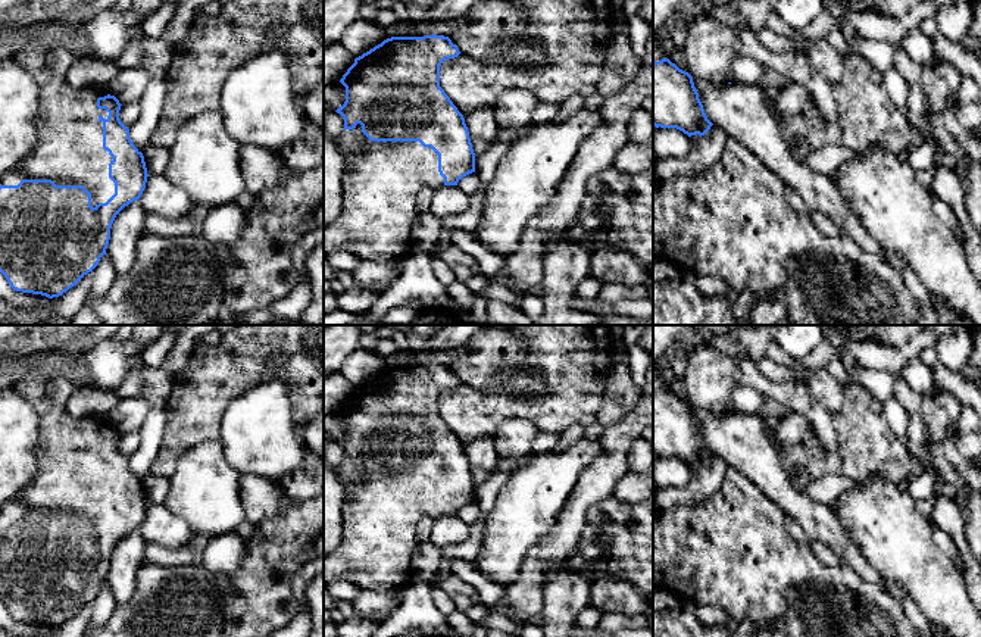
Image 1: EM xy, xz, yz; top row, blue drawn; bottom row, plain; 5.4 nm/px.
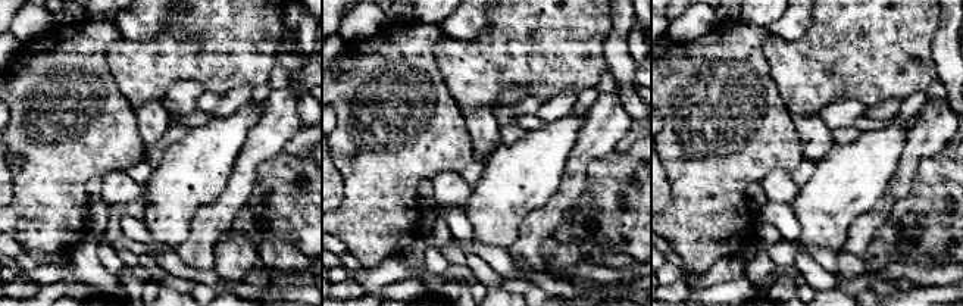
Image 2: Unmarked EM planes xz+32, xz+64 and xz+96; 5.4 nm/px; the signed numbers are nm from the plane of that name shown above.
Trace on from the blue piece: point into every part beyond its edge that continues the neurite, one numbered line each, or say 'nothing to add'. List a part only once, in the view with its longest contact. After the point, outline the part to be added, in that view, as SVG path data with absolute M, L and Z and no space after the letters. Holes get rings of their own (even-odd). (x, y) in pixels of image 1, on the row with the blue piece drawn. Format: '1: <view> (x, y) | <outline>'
1: xy (68, 149) | M26 46L13 60L29 72L40 91L40 107L35 143L29 154L12 168L0 181L1 185L18 185L22 179L51 179L56 185L84 185L91 193L91 206L106 203L115 194L115 182L109 178L113 157L103 149L103 122L109 112L97 107L97 99L107 96L104 88L74 88L46 65L46 50Z

